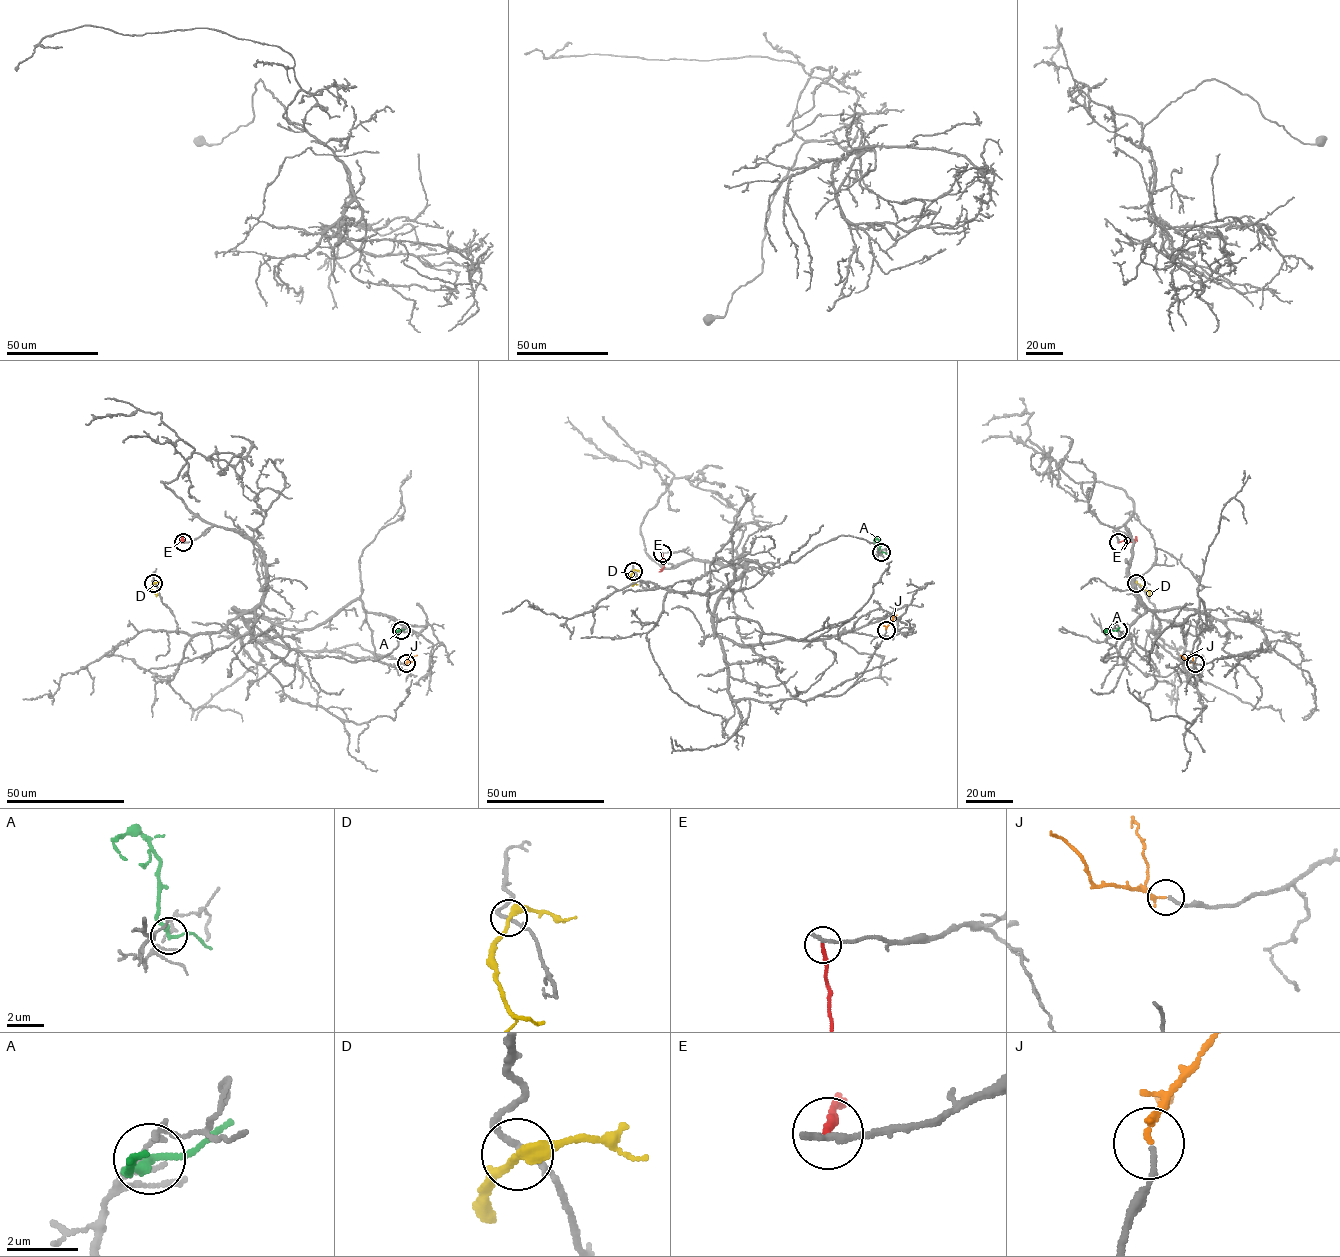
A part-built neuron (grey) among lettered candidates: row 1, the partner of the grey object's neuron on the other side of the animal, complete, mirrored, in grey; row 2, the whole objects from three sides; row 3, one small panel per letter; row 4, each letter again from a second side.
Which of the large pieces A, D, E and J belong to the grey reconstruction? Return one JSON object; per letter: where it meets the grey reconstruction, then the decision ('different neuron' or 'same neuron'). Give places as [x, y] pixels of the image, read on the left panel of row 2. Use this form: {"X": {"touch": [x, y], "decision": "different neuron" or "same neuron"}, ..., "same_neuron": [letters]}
{"A": {"touch": [401, 630], "decision": "different neuron"}, "D": {"touch": [153, 583], "decision": "different neuron"}, "E": {"touch": [183, 542], "decision": "different neuron"}, "J": {"touch": [406, 663], "decision": "same neuron"}, "same_neuron": ["J"]}

